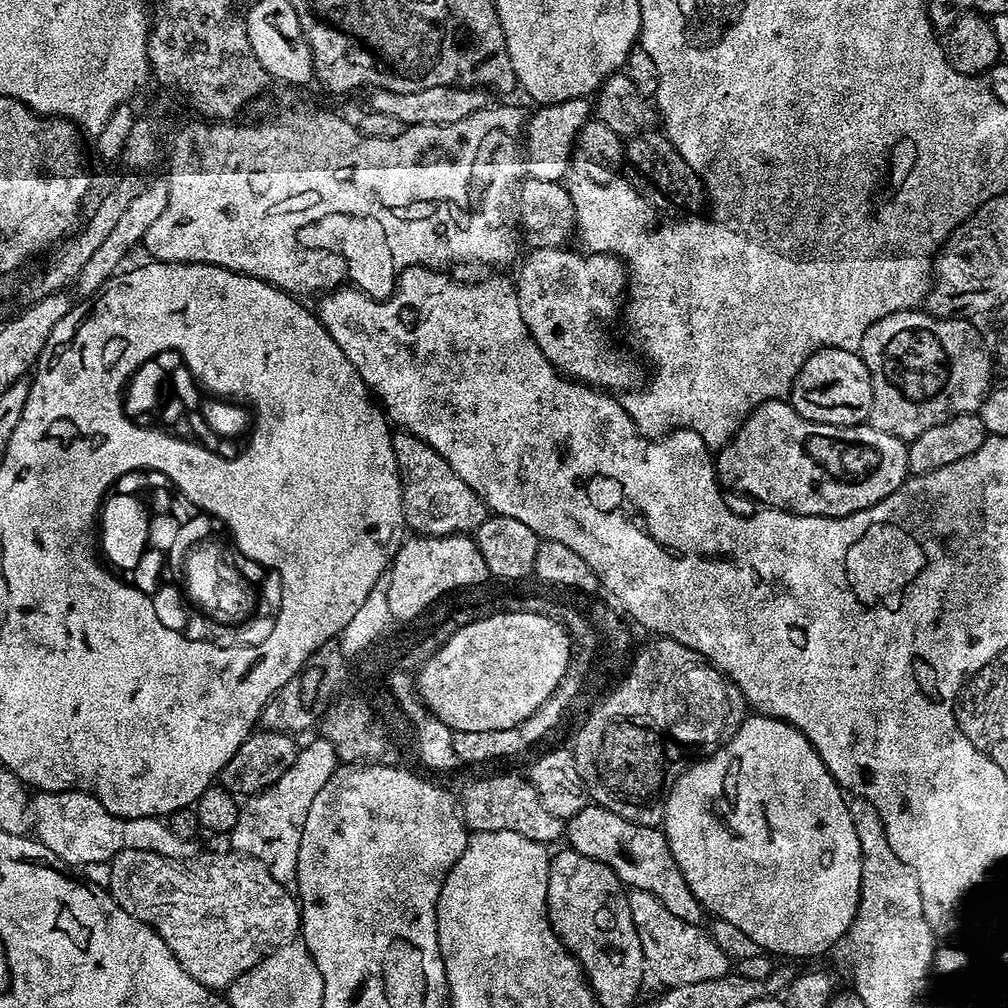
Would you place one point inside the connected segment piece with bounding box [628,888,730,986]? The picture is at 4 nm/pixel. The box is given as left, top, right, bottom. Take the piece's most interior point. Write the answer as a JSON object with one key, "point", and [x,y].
{"point":[677,952]}

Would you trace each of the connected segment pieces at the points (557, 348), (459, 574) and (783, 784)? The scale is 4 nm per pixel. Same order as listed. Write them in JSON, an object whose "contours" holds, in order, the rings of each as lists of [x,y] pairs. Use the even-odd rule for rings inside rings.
{"contours":[[[[567,247],[533,248],[527,253],[528,257],[523,257],[524,265],[523,260],[519,265],[520,277],[515,277],[514,280],[518,306],[522,310],[522,322],[526,322],[534,342],[545,358],[556,367],[557,372],[600,390],[627,394],[639,389],[646,376],[645,369],[644,372],[640,369],[641,361],[635,355],[632,357],[624,352],[616,352],[616,344],[608,333],[608,327],[622,316],[622,301],[626,296],[624,261],[618,256],[607,256],[604,252],[585,254],[583,251],[568,251]]],[[[416,534],[411,537],[411,540],[405,541],[396,551],[388,572],[391,577],[389,602],[393,621],[418,619],[427,608],[433,607],[437,593],[444,592],[446,587],[483,584],[489,579],[486,558],[482,558],[476,541],[471,535]]],[[[759,714],[749,715],[715,752],[689,763],[687,770],[680,775],[678,782],[674,782],[670,790],[662,831],[674,854],[674,862],[678,862],[678,870],[682,870],[682,878],[686,878],[686,886],[690,886],[694,898],[698,898],[700,905],[713,917],[731,922],[749,938],[754,938],[754,942],[758,942],[758,946],[765,953],[775,954],[777,957],[816,956],[819,952],[826,951],[831,944],[836,944],[839,940],[841,943],[855,922],[863,882],[863,852],[858,842],[858,830],[850,818],[848,800],[830,770],[826,770],[814,746],[794,725],[787,724],[785,720]]]]}

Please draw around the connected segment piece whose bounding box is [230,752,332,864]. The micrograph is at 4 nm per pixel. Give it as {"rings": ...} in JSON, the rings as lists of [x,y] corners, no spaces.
{"rings":[[[298,752],[297,760],[274,784],[256,795],[249,795],[243,801],[240,817],[230,834],[236,839],[230,844],[231,851],[241,856],[255,856],[263,864],[268,860],[276,862],[277,854],[282,854],[283,844],[300,844],[302,830],[306,822],[306,814],[310,810],[310,802],[314,802],[314,794],[330,782],[332,774],[322,774],[322,769],[307,762],[303,754]]]}

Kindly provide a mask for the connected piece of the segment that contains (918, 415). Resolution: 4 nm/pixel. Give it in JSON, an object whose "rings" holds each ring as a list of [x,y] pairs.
{"rings":[[[909,310],[890,314],[870,326],[858,355],[863,358],[866,370],[870,370],[874,386],[874,402],[867,418],[874,430],[910,442],[918,438],[918,434],[930,430],[930,426],[938,426],[955,416],[979,413],[982,402],[994,387],[994,356],[972,322],[968,318],[934,316],[927,310]]]}

